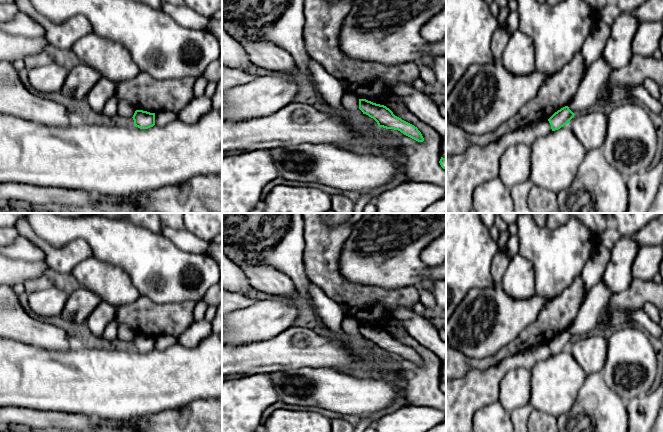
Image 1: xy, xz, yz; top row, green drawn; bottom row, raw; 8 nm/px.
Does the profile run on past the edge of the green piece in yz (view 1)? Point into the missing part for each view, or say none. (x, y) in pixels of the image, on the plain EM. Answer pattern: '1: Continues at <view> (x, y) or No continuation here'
1: No continuation here

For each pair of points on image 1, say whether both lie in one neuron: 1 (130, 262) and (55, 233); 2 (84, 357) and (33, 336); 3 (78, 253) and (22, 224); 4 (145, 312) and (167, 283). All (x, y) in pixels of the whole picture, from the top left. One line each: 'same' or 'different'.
1: same
2: different
3: same
4: different

